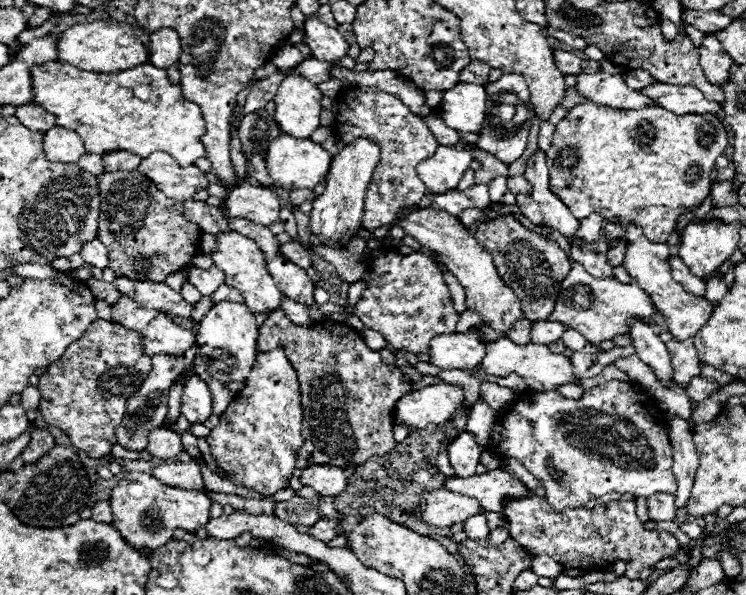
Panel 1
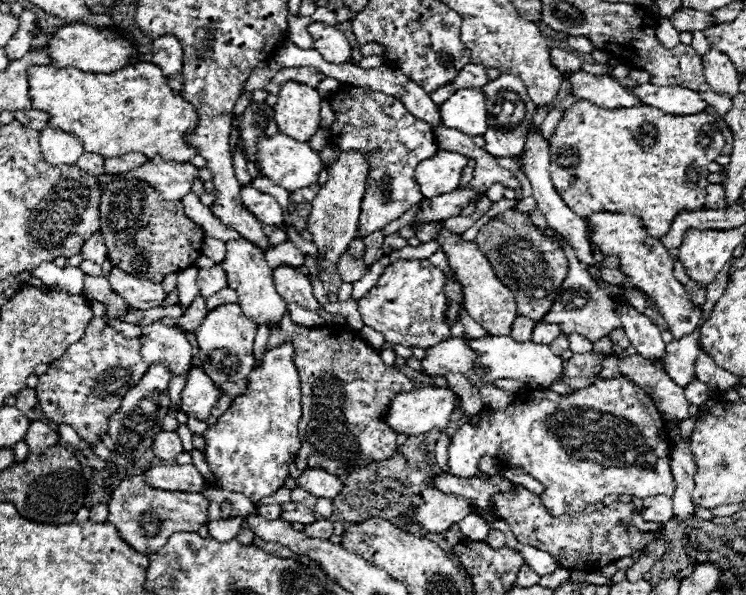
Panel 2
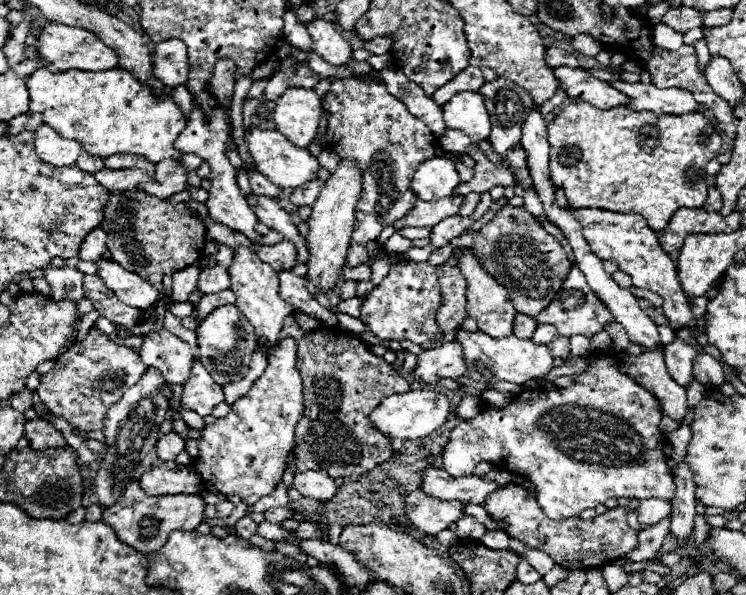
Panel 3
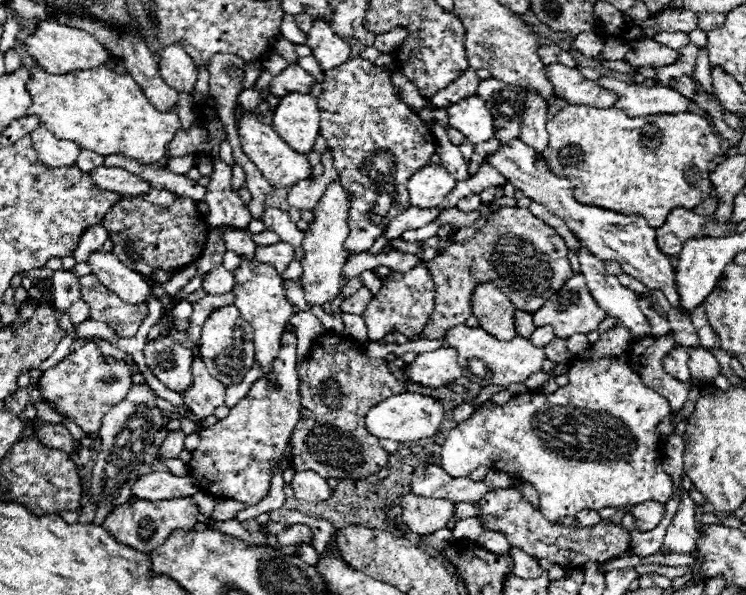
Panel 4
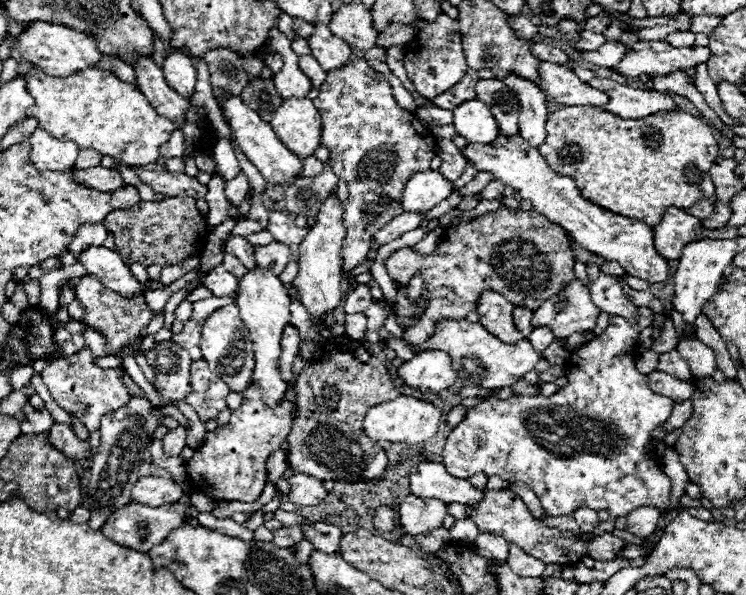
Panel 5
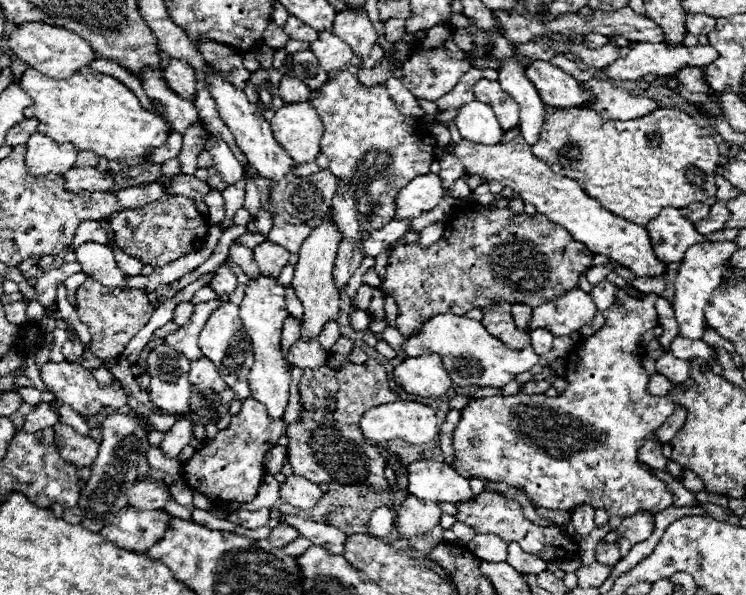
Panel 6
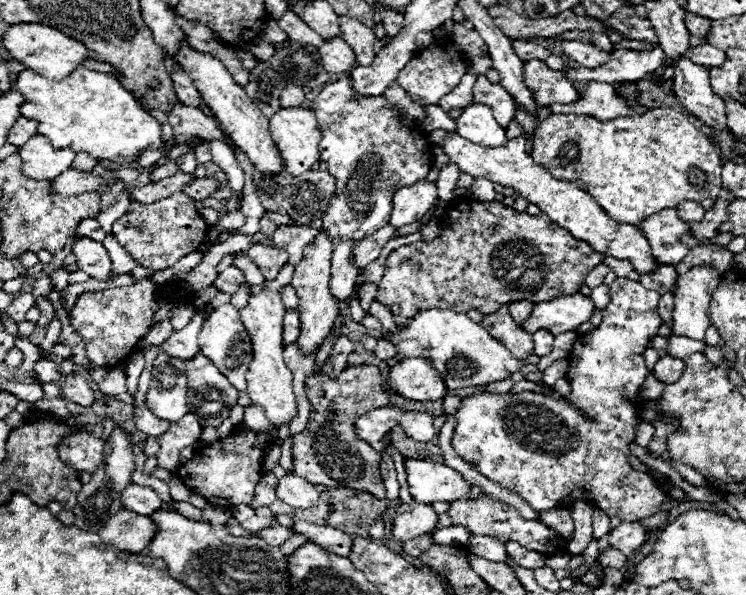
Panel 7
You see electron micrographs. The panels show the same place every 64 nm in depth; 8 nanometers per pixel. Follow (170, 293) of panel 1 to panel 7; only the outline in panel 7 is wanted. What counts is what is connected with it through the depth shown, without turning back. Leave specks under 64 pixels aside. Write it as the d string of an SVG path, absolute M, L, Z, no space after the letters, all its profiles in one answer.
M76 238L72 252L74 252L76 264L82 272L86 272L88 276L92 276L96 280L110 280L112 262L100 242L88 240L88 238Z

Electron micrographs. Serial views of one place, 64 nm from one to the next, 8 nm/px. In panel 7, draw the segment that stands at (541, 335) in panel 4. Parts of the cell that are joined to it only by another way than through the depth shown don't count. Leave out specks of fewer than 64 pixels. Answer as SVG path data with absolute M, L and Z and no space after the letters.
M538 330L532 334L534 338L534 354L538 356L546 356L552 352L552 344L554 344L554 334L548 330Z

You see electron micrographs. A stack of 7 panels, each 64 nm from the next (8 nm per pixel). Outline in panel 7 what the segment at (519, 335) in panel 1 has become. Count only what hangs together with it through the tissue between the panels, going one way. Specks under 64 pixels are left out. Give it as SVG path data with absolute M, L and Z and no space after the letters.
M520 300L520 302L510 302L508 308L510 308L510 316L514 316L514 320L518 324L522 324L522 320L526 320L530 316L534 304L528 302L528 300Z

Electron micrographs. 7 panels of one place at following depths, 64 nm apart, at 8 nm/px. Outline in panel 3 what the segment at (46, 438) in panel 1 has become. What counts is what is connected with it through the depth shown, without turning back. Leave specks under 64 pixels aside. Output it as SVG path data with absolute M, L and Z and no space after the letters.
M26 420L26 438L34 450L44 448L68 448L60 430L56 430L46 420Z

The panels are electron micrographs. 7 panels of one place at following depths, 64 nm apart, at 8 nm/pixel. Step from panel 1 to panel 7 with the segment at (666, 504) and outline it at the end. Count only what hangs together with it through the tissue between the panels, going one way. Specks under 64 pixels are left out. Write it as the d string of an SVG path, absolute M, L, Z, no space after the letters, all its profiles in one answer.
M622 522L620 526L612 528L608 534L610 546L618 548L622 554L630 556L640 544L644 544L646 528L642 528L638 522Z

